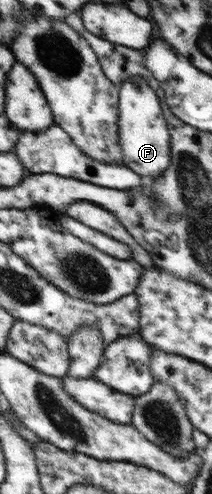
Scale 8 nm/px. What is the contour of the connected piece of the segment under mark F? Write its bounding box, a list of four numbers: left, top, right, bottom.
[117,77,171,176]

